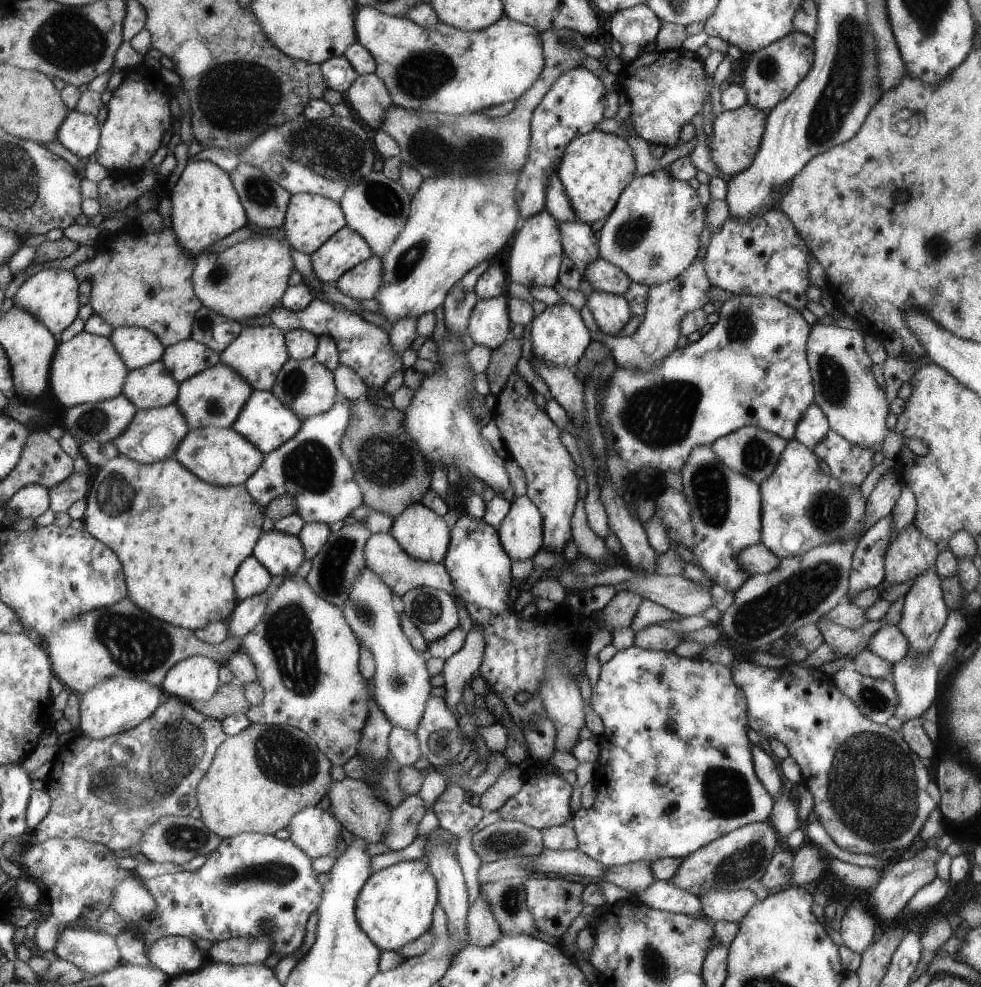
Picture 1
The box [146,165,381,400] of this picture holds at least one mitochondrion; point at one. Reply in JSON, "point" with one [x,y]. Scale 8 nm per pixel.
{"point":[262,195]}

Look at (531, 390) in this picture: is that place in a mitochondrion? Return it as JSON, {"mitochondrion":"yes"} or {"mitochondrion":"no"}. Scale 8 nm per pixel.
{"mitochondrion":"no"}

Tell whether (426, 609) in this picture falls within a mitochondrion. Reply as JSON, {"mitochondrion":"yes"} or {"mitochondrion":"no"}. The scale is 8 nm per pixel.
{"mitochondrion":"yes"}

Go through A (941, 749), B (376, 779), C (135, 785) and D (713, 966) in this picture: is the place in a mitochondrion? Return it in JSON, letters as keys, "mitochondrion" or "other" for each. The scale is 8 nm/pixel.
{"A":"other","B":"other","C":"mitochondrion","D":"other"}

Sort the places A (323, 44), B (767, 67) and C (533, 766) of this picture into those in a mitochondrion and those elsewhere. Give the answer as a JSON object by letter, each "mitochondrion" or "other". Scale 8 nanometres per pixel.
{"A":"other","B":"mitochondrion","C":"other"}

